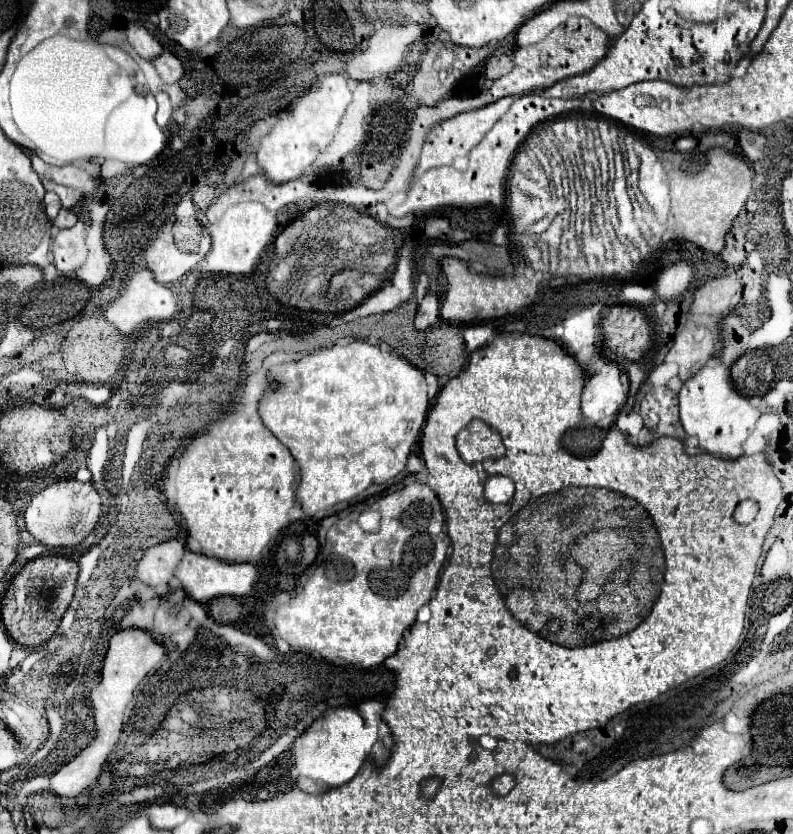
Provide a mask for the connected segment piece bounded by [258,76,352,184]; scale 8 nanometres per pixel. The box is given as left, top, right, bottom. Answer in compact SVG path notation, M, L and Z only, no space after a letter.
M322 76L320 80L316 80L312 88L306 90L308 94L304 96L304 100L296 98L290 104L292 110L284 114L274 124L272 132L268 132L260 142L258 164L264 170L264 174L276 184L300 178L306 172L306 168L314 164L314 160L326 150L326 146L332 142L338 130L340 116L344 116L352 100L352 92L346 90L344 76L338 76L338 84L336 80L326 80L326 78L330 76Z

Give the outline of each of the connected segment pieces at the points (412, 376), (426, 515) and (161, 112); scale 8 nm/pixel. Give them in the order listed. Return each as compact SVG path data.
M350 342L346 346L332 346L332 348L322 348L318 352L312 352L308 356L304 356L302 360L298 362L292 362L292 364L280 364L280 366L274 366L272 370L272 376L278 380L278 388L268 392L262 400L260 400L260 416L262 416L262 422L264 426L282 442L290 448L292 456L298 460L300 464L300 486L298 486L298 500L304 508L304 512L308 514L316 514L320 510L328 510L344 500L352 500L356 498L358 494L362 494L366 488L370 488L372 484L384 484L388 480L392 480L394 476L398 476L404 468L406 468L406 462L408 462L408 456L412 452L412 446L418 438L418 432L420 432L420 426L422 422L426 420L426 414L428 414L428 396L426 396L426 380L424 380L424 374L422 370L414 368L412 364L404 362L400 356L396 354L388 354L384 352L380 346L374 346L374 344L368 344L368 342Z
M412 482L398 492L374 500L370 510L380 514L380 528L376 532L364 532L360 528L358 512L348 512L328 528L310 580L300 594L278 608L274 620L280 638L290 646L310 648L326 660L346 660L364 668L378 666L396 652L402 634L416 622L418 610L430 602L450 546L450 538L442 530L444 516L440 500L424 482Z
M158 92L156 94L156 102L158 102L158 112L156 112L156 122L160 128L164 128L170 120L170 114L172 114L172 104L170 104L170 98L166 92Z

